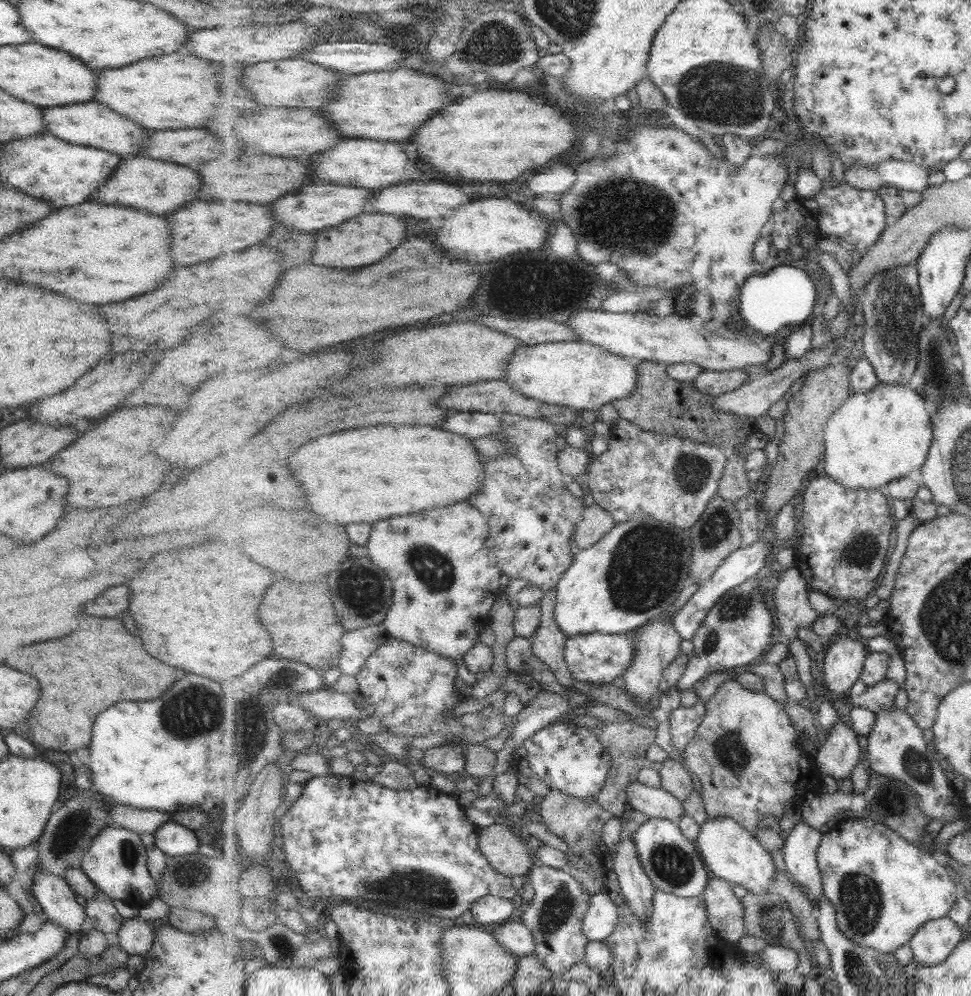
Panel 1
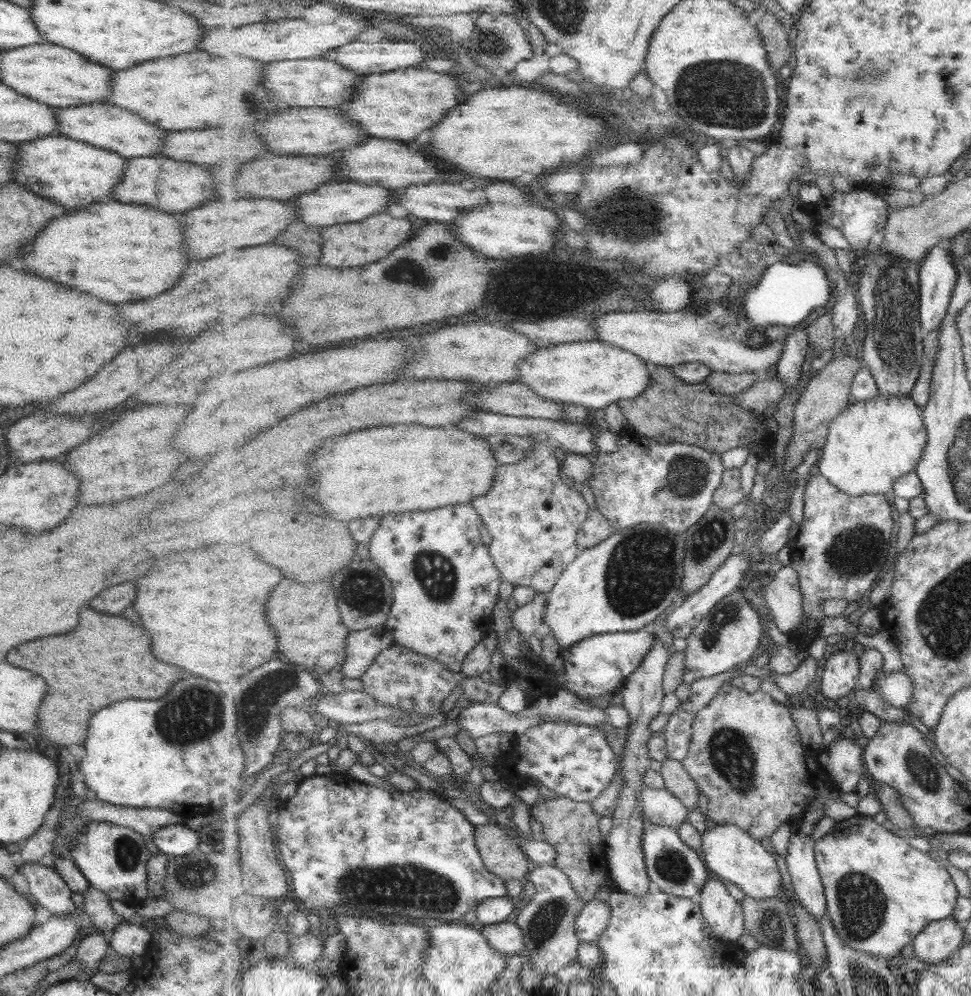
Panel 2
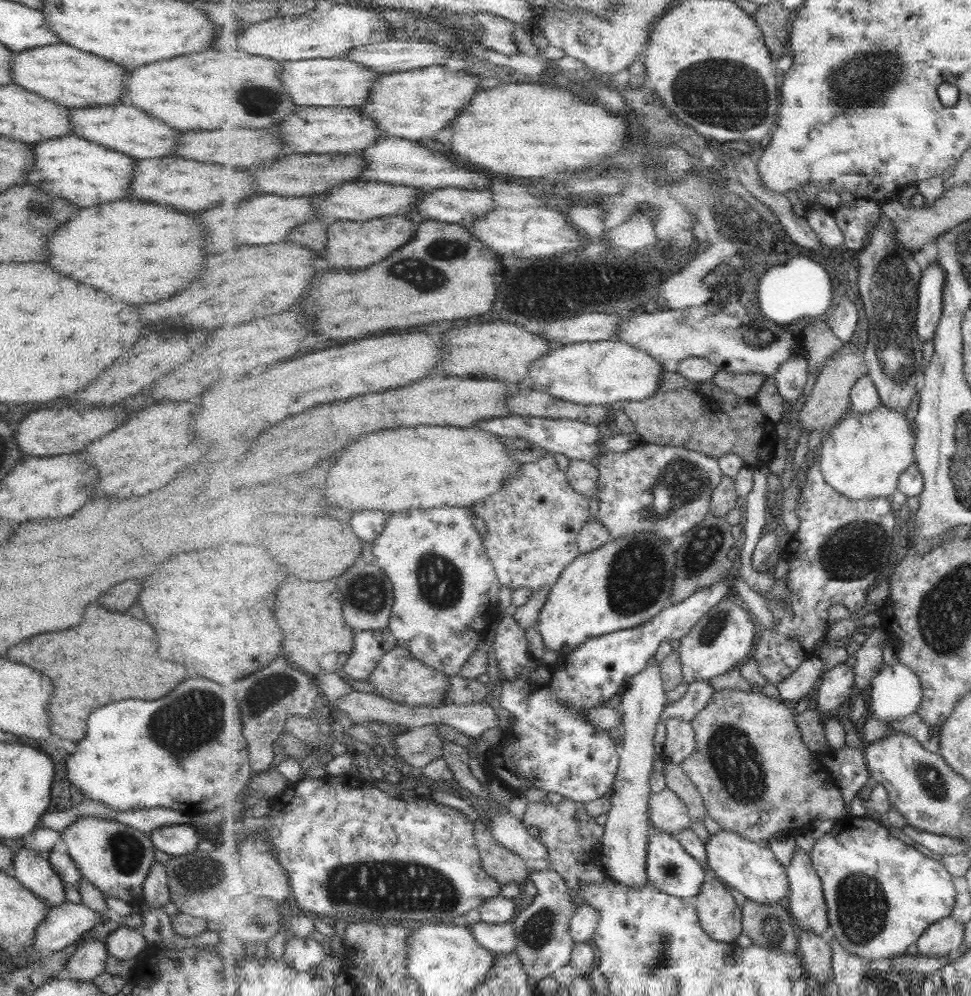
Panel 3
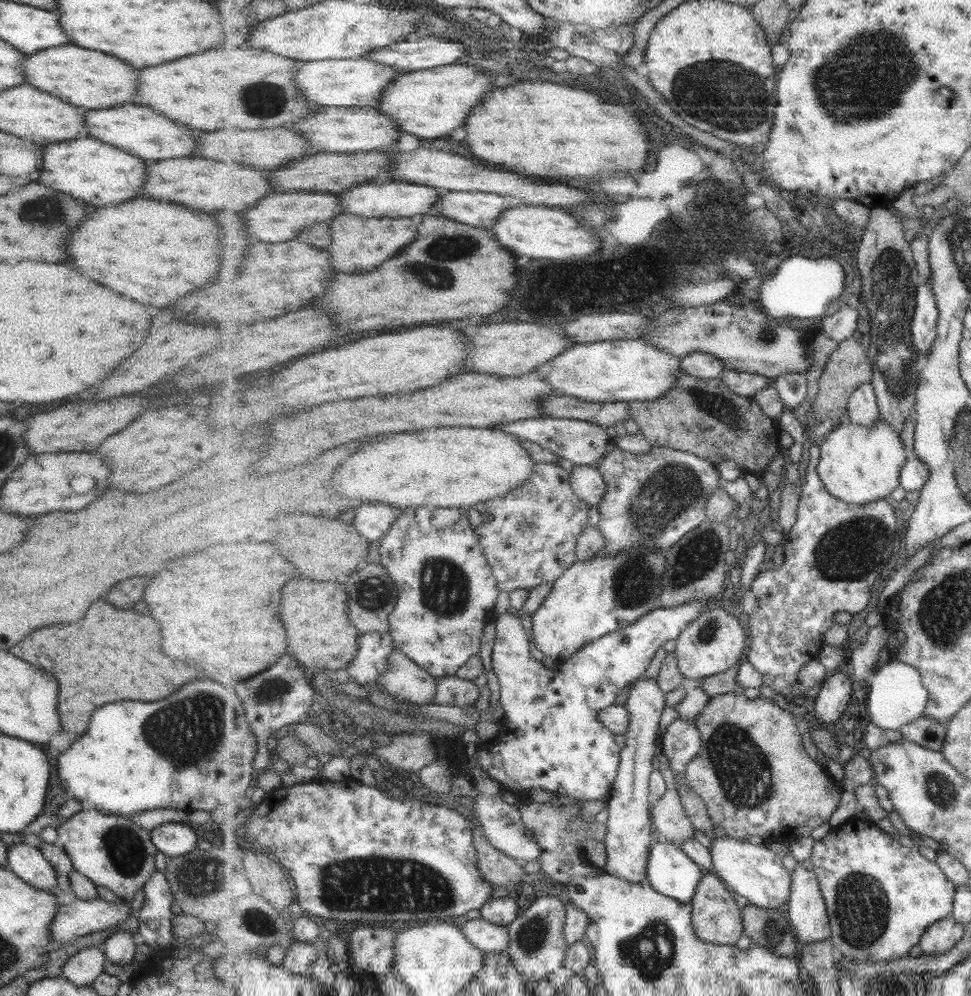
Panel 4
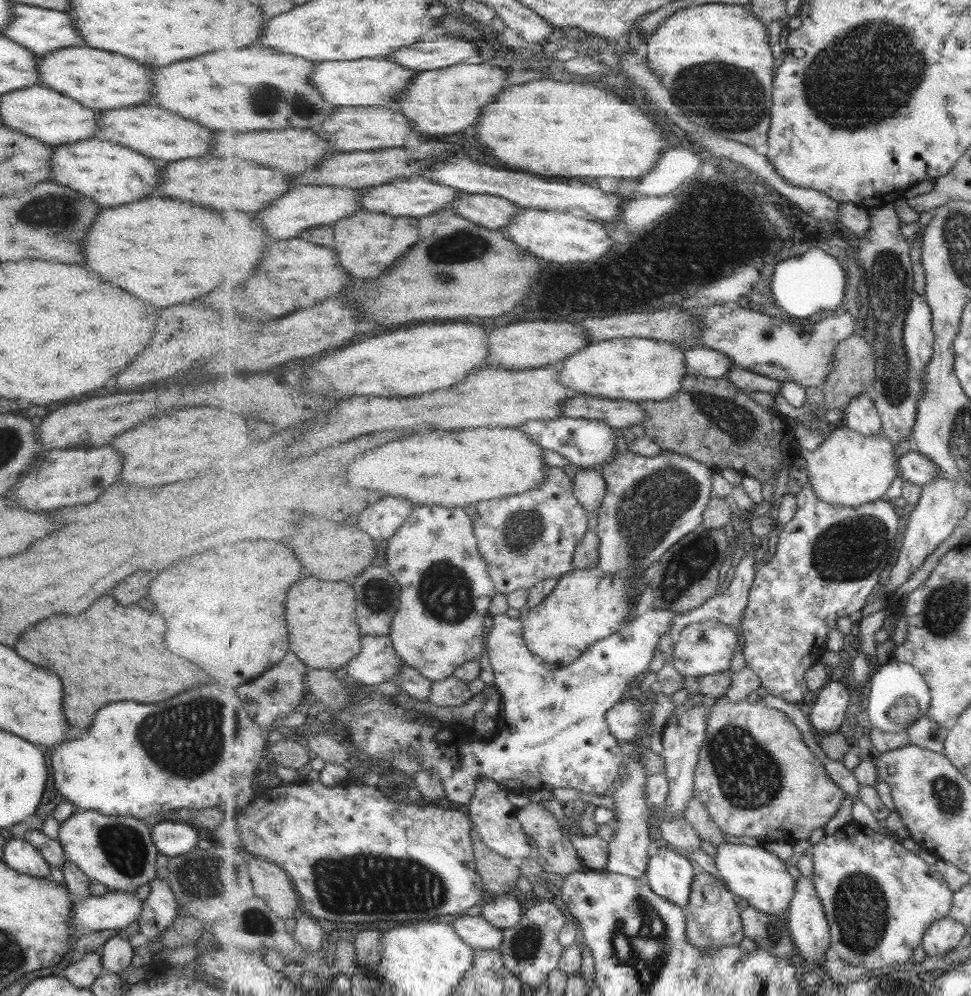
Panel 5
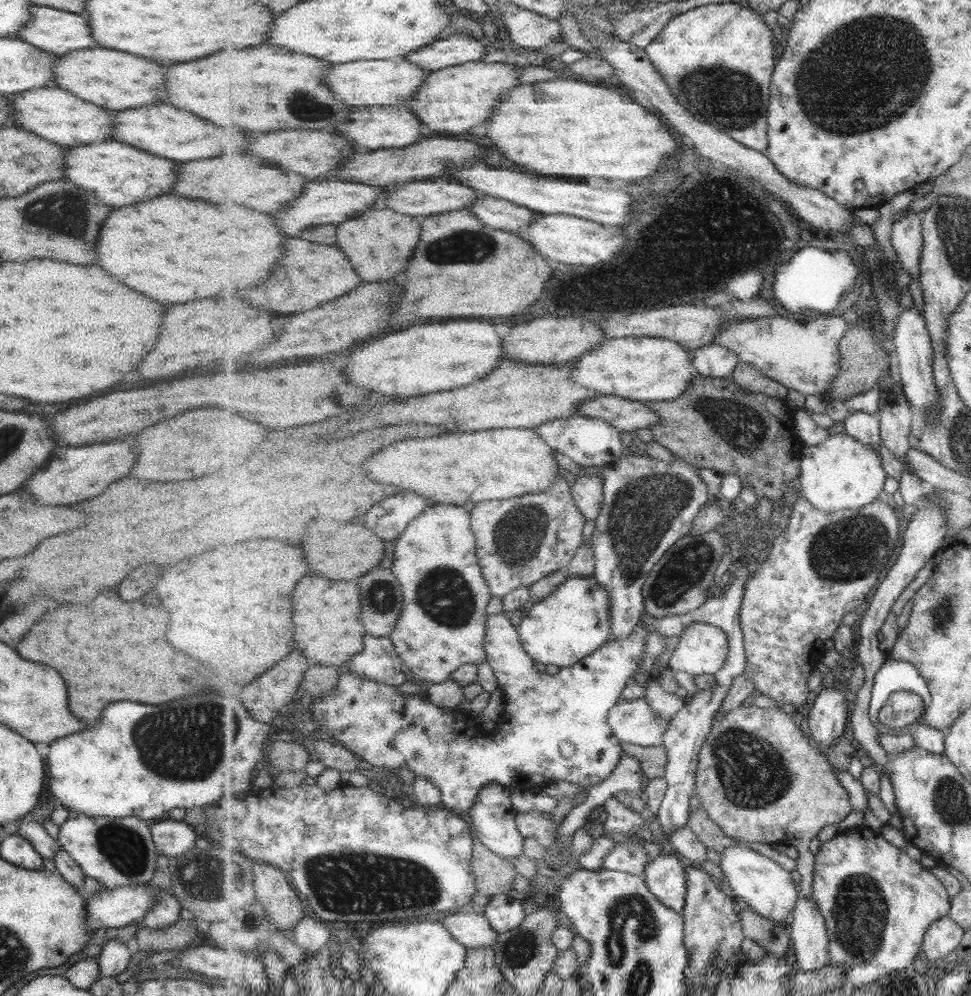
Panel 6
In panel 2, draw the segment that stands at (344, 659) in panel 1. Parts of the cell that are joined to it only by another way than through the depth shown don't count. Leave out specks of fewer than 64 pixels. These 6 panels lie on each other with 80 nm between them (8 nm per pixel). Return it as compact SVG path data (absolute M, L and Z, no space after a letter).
M387 626L350 631L347 658L339 668L346 676L361 679L375 659L395 642L394 634Z

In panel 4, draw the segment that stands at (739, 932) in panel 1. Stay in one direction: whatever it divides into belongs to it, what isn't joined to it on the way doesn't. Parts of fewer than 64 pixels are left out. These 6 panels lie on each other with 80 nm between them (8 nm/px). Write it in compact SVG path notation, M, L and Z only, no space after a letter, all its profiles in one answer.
M709 872L703 875L691 903L694 905L692 912L694 928L701 941L721 945L737 945L739 943L740 938L744 936L742 908L737 906L734 893L722 881L721 877Z

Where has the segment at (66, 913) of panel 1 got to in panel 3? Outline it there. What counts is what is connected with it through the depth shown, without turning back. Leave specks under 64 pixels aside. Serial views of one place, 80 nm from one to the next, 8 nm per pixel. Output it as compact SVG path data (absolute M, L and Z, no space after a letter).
M22 846L12 858L12 871L13 877L47 903L49 908L64 899L63 883L48 859L41 855Z

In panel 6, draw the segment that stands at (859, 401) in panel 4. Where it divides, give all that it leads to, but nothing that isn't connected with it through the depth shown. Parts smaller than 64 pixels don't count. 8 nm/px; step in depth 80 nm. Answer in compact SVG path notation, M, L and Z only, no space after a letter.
M862 411L851 413L844 421L845 432L854 436L863 444L870 444L874 448L882 446L880 435L880 415L868 414Z

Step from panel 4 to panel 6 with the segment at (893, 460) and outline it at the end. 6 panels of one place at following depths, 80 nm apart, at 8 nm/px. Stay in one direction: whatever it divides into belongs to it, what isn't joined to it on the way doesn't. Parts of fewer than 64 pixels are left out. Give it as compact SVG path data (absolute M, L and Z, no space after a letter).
M847 433L829 435L818 445L806 447L798 479L801 496L823 512L859 510L877 501L884 494L883 486L888 476L877 449Z

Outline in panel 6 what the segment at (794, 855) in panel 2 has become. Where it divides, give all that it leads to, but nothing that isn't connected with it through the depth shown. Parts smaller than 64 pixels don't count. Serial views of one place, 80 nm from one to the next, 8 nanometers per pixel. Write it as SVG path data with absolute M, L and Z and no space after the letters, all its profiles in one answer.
M812 894L799 897L788 927L800 971L815 971L830 964L829 930Z

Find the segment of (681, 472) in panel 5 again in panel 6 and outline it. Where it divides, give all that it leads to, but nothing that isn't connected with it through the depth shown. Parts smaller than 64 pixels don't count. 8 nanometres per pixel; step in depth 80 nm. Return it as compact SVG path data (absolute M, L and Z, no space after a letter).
M623 456L615 463L605 466L604 504L602 514L594 521L596 528L592 536L592 547L596 556L596 579L600 586L611 593L611 634L612 640L628 638L640 624L641 614L646 611L643 597L643 585L649 572L662 559L665 552L675 546L683 536L693 530L695 518L710 501L710 491L703 478L699 477L699 468L685 463L683 458L675 458L673 463L641 456Z

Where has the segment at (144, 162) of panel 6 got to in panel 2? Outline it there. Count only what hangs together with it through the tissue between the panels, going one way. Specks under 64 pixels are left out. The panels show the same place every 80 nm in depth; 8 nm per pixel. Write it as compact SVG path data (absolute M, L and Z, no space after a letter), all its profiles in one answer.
M53 134L19 144L19 162L13 182L37 196L55 200L61 206L89 206L93 202L105 200L122 181L125 161L114 152Z

